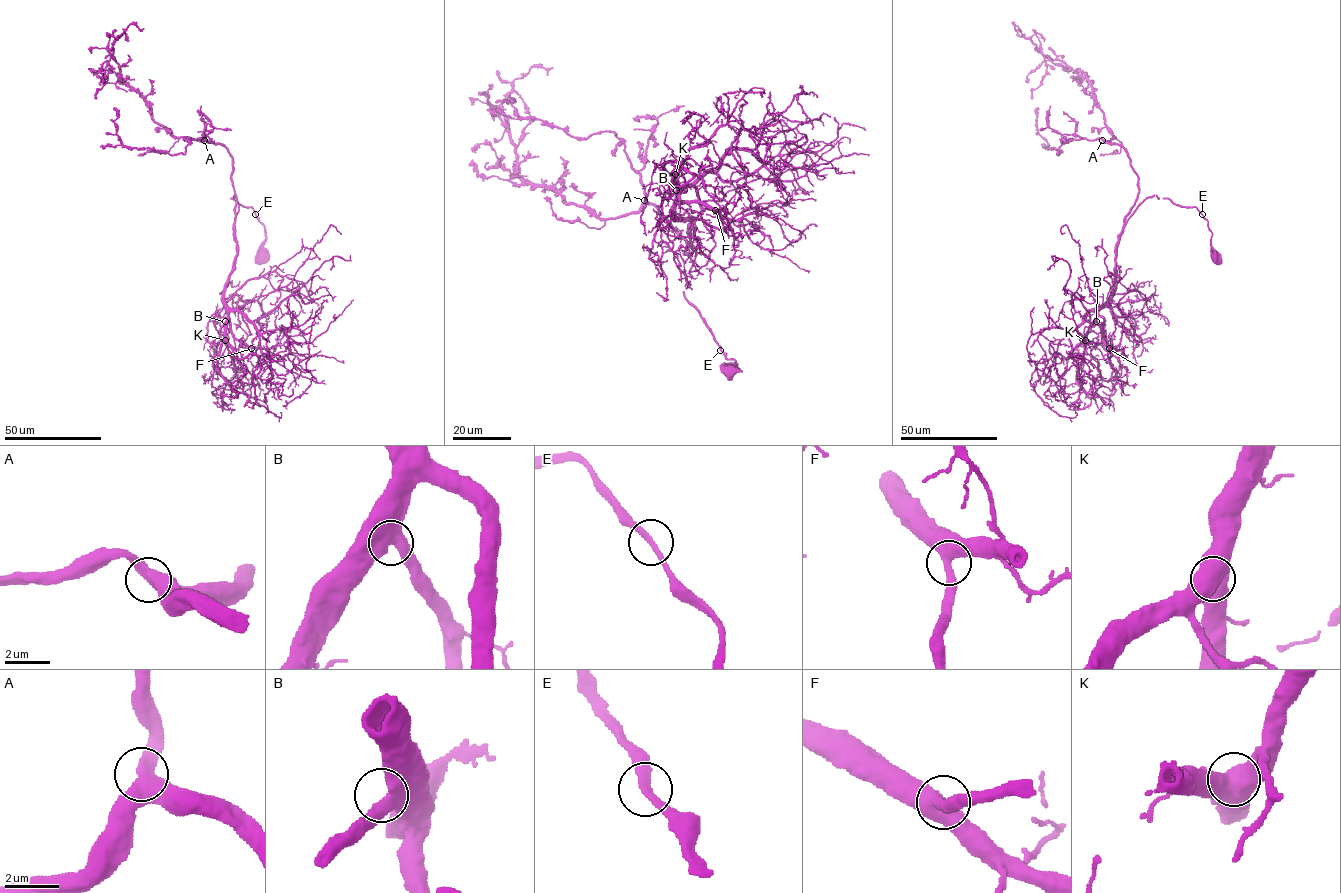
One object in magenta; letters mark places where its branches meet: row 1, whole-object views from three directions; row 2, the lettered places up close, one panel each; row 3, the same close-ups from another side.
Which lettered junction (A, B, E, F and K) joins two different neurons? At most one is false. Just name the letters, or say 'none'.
none

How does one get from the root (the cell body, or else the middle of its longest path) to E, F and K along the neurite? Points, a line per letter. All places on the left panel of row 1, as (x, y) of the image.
E: (260, 258), (265, 228), (255, 214)
F: (260, 258), (264, 225), (251, 207), (231, 198), (234, 194), (236, 256), (224, 308), (233, 336), (251, 348)
K: (260, 258), (264, 225), (251, 207), (231, 198), (234, 194), (238, 205), (236, 256), (224, 292), (225, 340)

